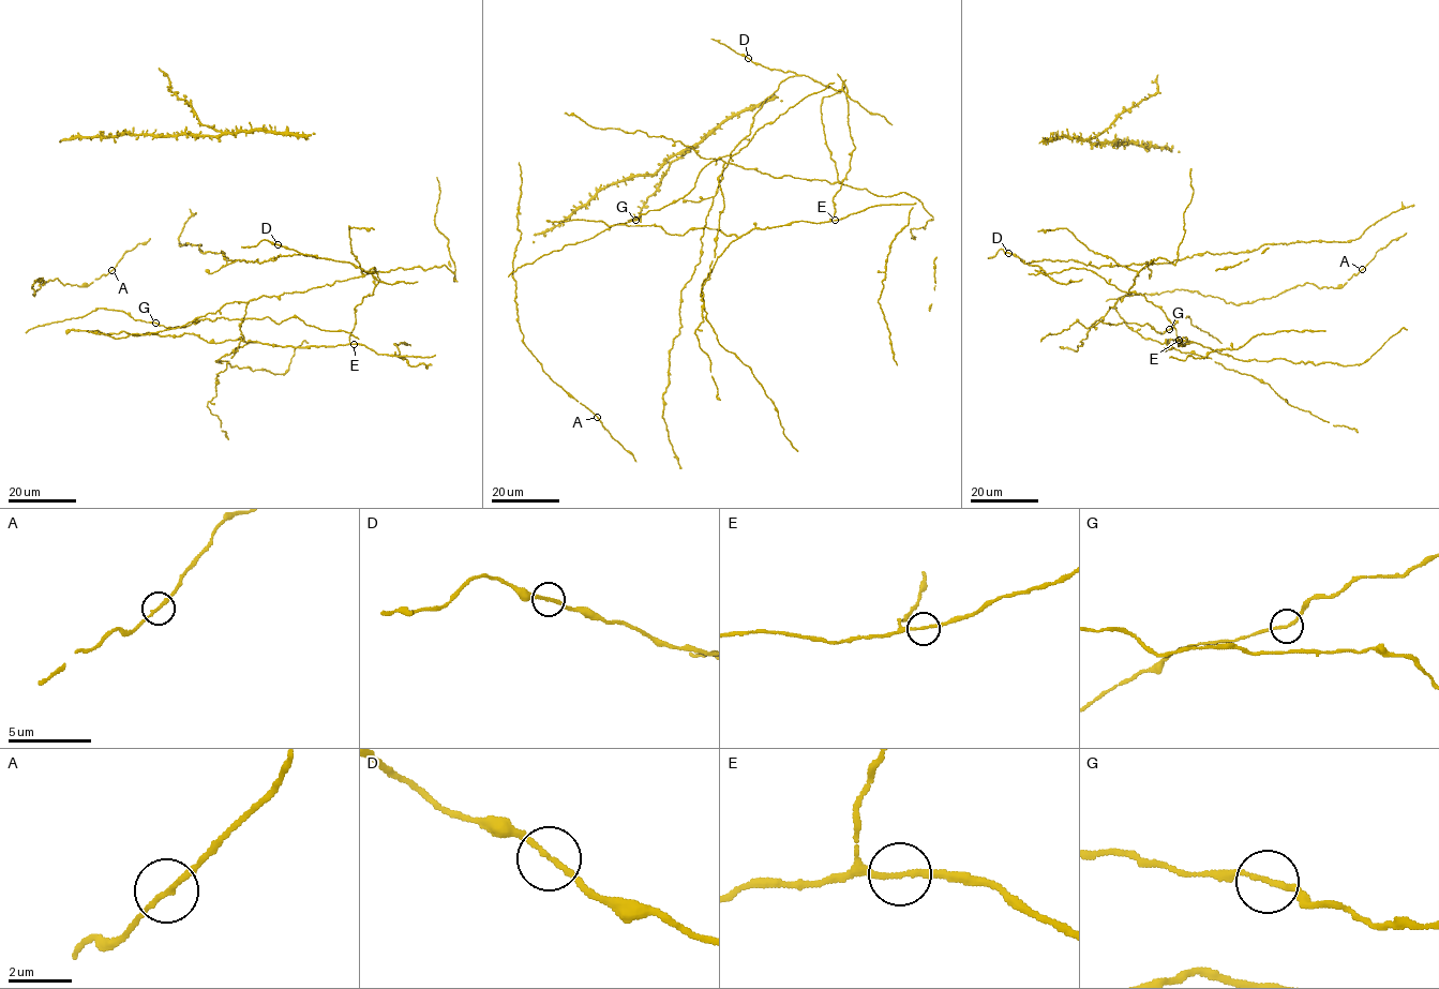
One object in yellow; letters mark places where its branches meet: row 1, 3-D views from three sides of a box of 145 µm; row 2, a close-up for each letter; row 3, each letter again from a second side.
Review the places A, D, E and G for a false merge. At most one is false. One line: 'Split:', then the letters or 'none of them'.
Split: none of them

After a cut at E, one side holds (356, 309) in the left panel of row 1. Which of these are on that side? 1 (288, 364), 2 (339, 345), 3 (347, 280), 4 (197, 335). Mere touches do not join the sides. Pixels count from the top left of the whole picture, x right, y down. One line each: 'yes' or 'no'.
1: no
2: yes
3: no
4: yes

